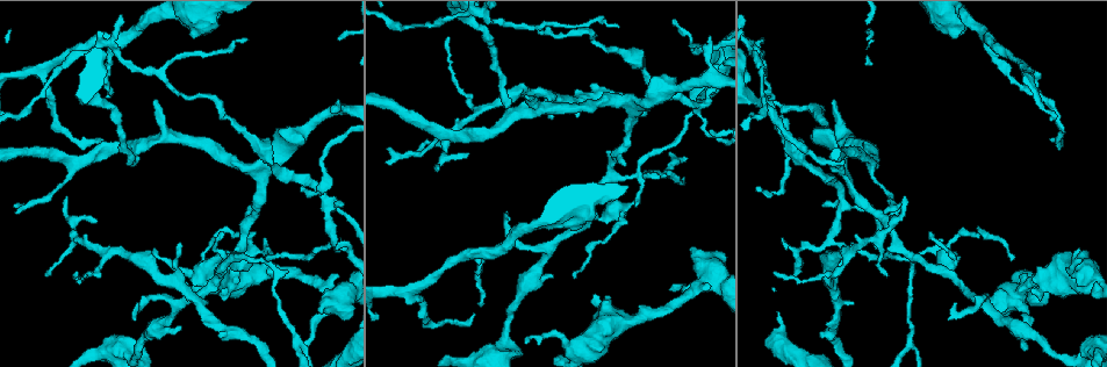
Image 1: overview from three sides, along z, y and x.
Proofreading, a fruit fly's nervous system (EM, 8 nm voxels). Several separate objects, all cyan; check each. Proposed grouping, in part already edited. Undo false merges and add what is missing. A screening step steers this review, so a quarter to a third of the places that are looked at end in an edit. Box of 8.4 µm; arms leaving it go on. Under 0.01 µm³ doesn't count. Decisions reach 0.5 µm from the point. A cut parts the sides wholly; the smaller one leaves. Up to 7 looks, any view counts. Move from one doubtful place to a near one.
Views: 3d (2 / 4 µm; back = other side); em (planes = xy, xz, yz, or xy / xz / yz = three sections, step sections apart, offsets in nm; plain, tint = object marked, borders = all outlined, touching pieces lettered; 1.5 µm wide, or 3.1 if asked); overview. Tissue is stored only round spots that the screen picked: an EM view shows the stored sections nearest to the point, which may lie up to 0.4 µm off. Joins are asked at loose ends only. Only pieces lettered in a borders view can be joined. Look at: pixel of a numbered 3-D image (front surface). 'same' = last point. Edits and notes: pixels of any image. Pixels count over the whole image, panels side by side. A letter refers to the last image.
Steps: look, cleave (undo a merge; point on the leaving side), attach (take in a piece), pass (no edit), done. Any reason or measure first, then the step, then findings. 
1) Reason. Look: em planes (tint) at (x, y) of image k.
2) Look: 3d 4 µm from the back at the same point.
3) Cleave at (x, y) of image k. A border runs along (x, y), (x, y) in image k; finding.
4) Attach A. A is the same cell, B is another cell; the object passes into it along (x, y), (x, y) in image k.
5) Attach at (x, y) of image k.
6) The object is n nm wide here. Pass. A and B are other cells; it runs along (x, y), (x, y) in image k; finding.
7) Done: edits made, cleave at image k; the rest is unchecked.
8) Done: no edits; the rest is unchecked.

A fork. Look: 3d 2 µm at (266, 262) of image 1.

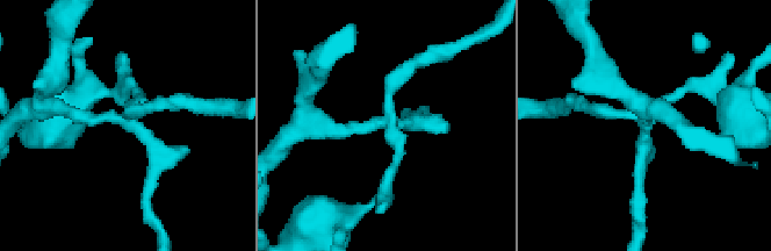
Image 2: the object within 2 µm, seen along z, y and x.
Need the tissue. Look: em planes (borders) at (378, 119) of image 2.

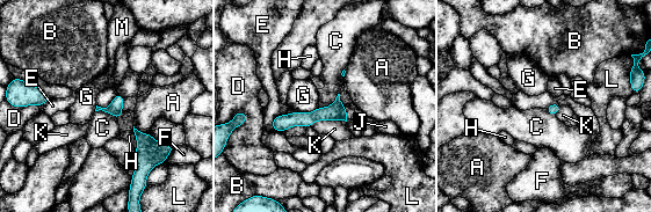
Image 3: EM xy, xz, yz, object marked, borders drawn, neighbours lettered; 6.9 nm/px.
Cleave at (116, 104) of image 3. A, B, C, D, E, F, G, H, J, K, L and M are other cells; a border runs along (108, 107), (114, 111), (121, 111) in image 3; a second neuron is stuck on.

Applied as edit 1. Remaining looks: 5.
Look: overview.

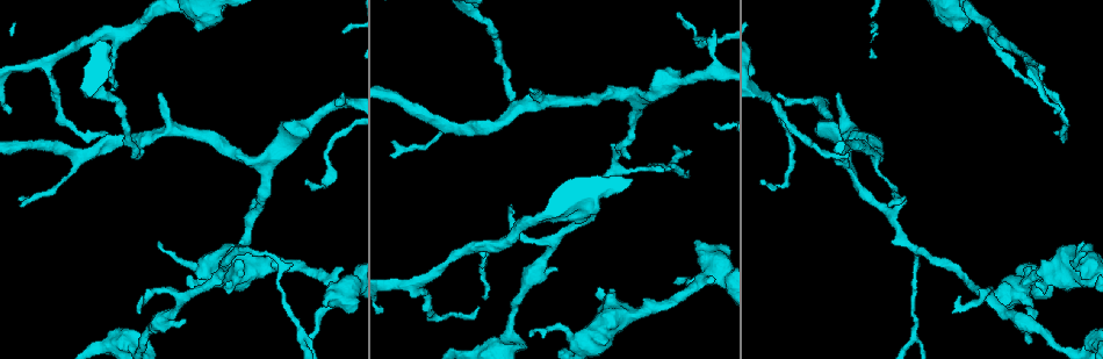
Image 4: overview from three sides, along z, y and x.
Look: 3d 4 µm from the back at (1082, 243) of image 4.

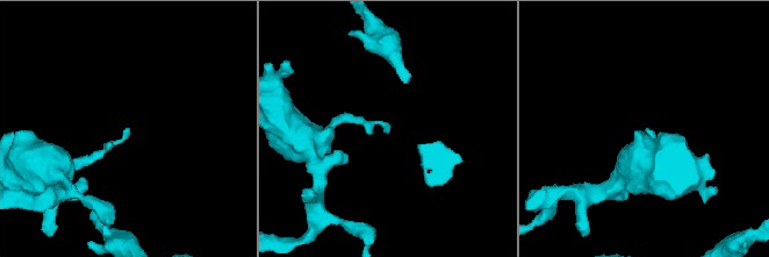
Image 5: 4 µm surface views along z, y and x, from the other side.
Now the EM. Look: em xy step 8 (plain) at (646, 129) of image 5.

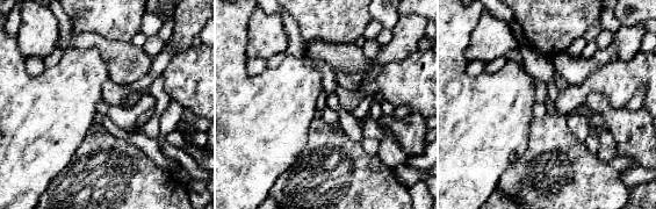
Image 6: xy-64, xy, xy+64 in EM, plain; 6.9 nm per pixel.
Look: em xy step 8 (borders) at the same point.

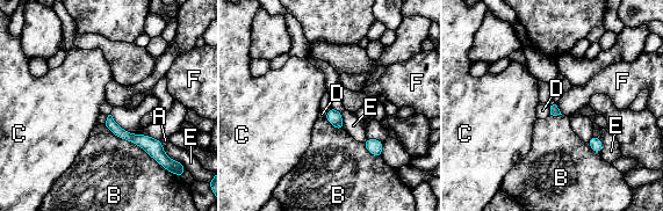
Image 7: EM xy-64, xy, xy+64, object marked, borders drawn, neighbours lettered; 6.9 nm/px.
Pass. A, B, C, D, E and F are other cells; it runs along (109, 119), (121, 133), (158, 151) in image 7; no lettered piece goes on from it.

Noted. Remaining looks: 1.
Done: edits made, cleave at image 3; the rest is unchecked.

